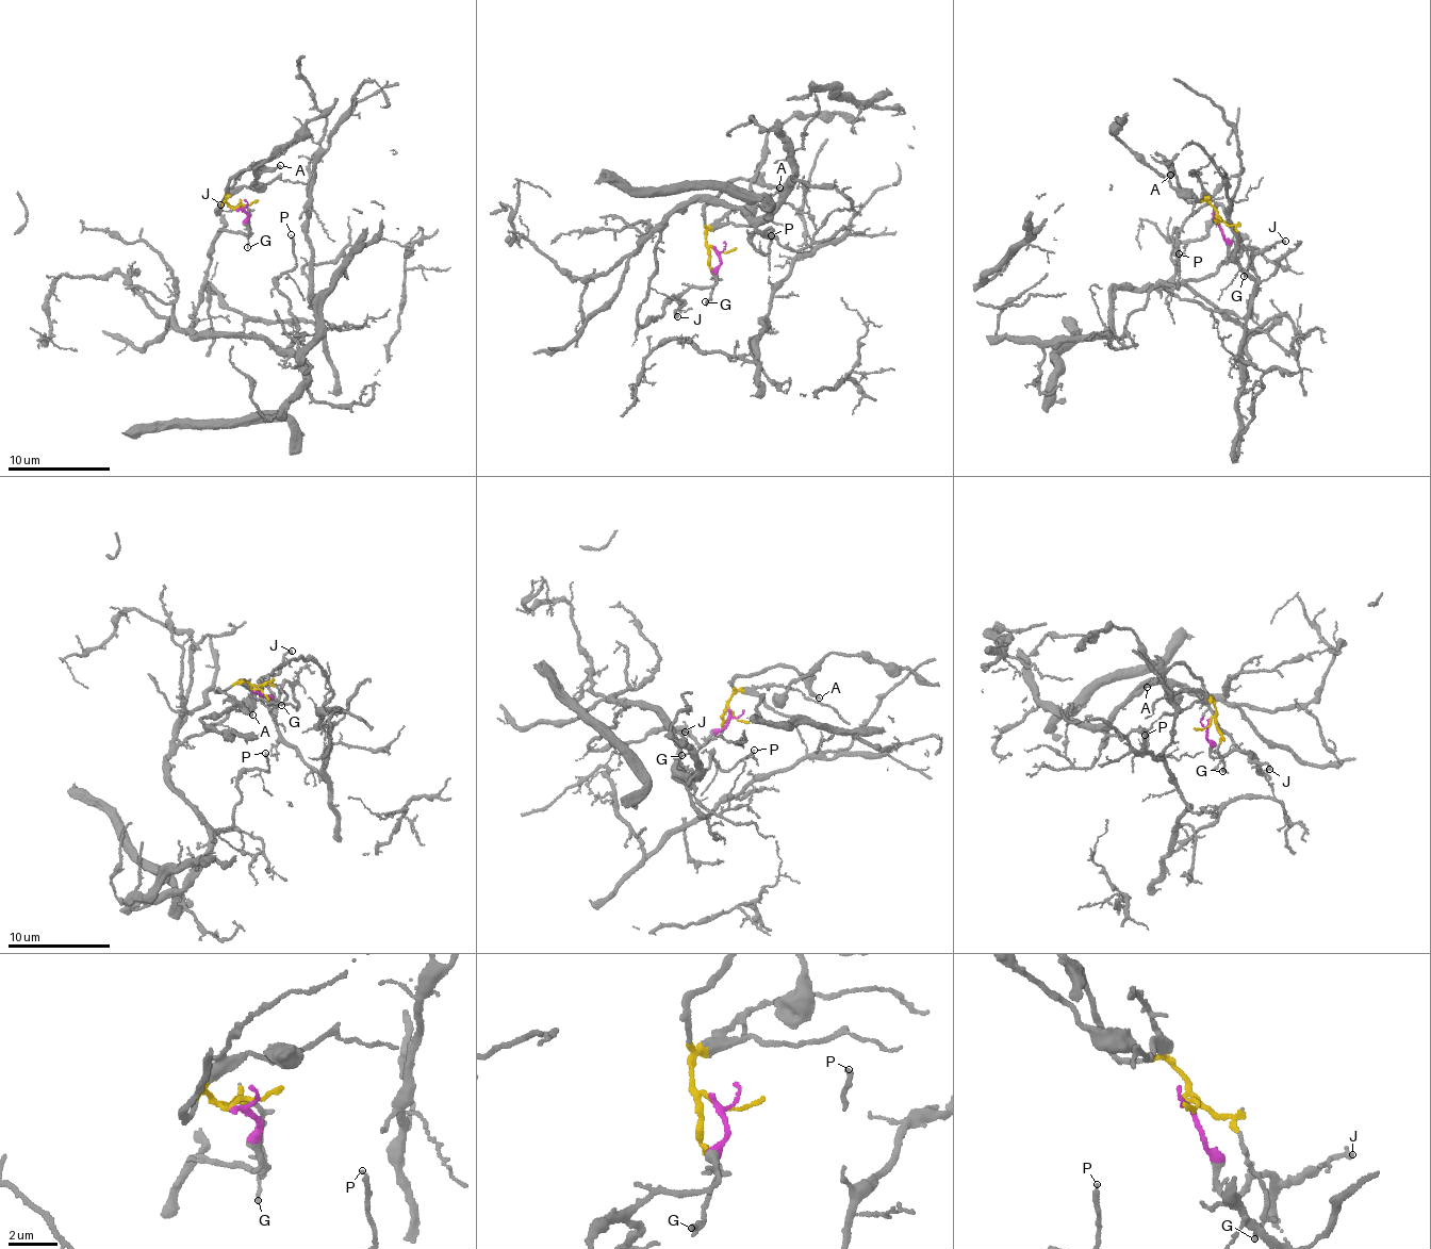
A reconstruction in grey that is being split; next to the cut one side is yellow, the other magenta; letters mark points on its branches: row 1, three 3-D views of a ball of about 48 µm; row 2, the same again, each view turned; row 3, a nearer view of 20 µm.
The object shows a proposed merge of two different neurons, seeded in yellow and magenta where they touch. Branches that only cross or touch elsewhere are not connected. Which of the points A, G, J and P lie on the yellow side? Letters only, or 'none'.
A, G

